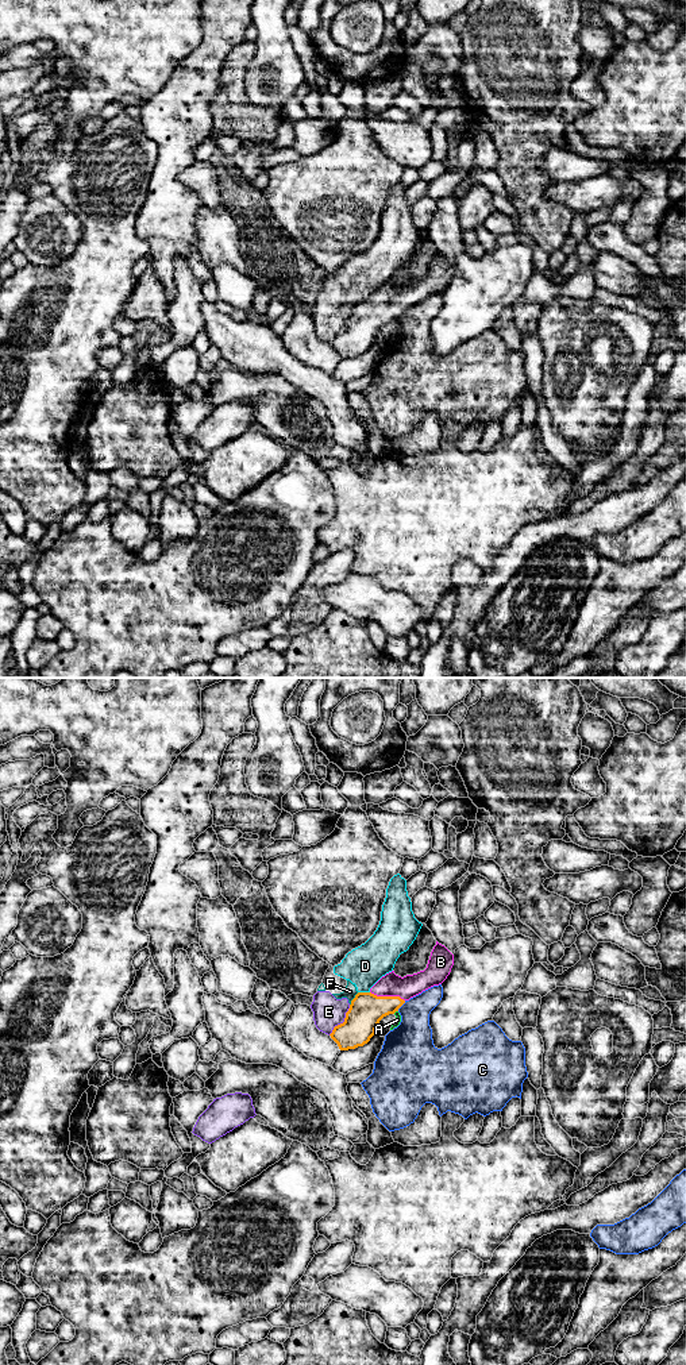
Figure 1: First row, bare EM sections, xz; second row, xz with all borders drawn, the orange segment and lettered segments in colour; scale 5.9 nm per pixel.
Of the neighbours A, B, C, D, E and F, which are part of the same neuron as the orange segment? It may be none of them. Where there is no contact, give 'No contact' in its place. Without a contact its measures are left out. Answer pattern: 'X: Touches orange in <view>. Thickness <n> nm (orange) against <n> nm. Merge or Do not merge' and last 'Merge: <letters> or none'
A: Touches orange in xz. Thickness 200 nm (orange) against 40 nm. Do not merge
B: Touches orange in xz. Thickness 200 nm (orange) against 140 nm. Merge
C: Touches orange in xz. Thickness 200 nm (orange) against 280 nm. Do not merge
D: Touches orange in xz. Thickness 200 nm (orange) against 240 nm. Do not merge
E: Touches orange in xz. Thickness 200 nm (orange) against 190 nm. Do not merge
F: Touches orange in xz. Thickness 200 nm (orange) against 80 nm. Do not merge
Merge: B

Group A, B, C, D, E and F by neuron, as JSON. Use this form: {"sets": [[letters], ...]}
{"sets": [["A"], ["B"], ["C"], ["D", "E", "F"]]}

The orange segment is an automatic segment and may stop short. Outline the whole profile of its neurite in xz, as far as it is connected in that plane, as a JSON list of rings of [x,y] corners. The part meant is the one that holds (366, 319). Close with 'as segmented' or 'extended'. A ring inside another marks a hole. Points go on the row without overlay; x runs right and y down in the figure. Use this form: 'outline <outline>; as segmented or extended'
outline [[[436,250],[424,279],[404,286],[392,279],[369,301],[358,301],[351,309],[344,331],[334,336],[331,347],[340,359],[363,355],[375,344],[377,333],[384,325],[398,320],[411,306],[442,293],[452,274],[454,263]]]; extended

